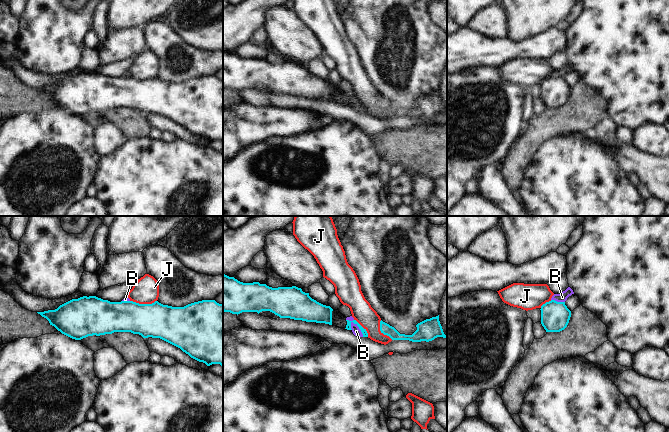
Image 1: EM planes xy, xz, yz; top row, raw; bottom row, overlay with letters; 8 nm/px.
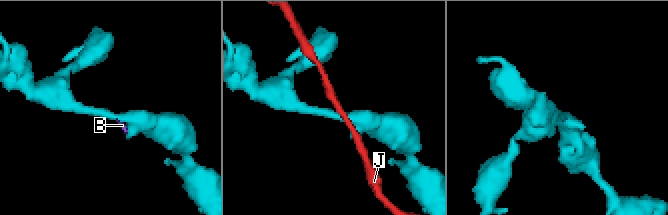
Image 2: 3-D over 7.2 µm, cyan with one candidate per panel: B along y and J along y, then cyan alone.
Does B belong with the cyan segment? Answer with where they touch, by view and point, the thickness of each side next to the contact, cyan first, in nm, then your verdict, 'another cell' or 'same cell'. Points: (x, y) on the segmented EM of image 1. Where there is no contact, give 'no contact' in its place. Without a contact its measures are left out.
xz (357, 325) | 50/70 nm | another cell

